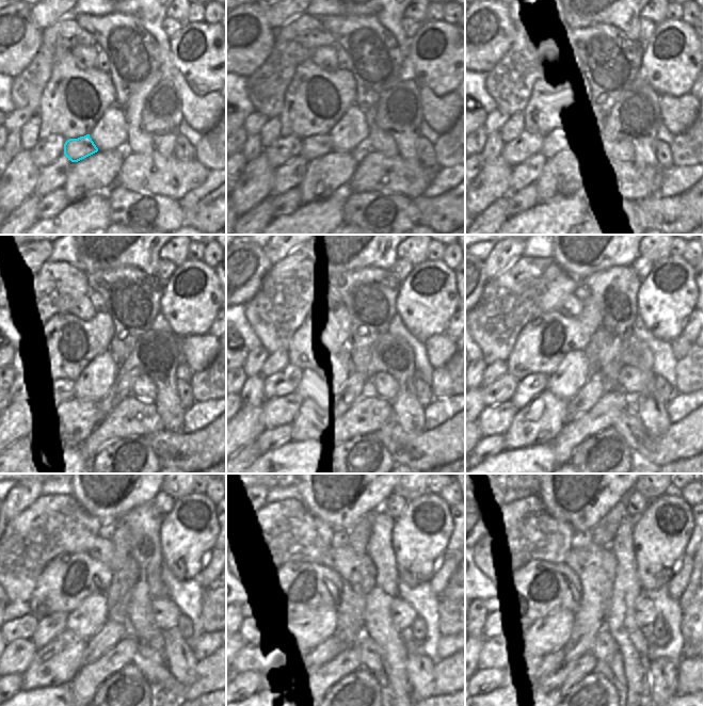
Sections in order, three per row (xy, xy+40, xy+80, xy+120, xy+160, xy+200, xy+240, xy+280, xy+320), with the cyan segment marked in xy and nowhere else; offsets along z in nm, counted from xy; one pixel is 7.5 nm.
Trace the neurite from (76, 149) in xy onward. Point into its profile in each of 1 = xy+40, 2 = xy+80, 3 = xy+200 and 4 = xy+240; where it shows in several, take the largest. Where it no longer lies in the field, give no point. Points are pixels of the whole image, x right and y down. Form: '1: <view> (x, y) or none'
1: xy+40 (318, 145)
2: xy+80 (552, 144)
3: xy+200 (527, 389)
4: xy+240 (49, 627)

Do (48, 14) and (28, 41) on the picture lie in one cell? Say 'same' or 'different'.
different

